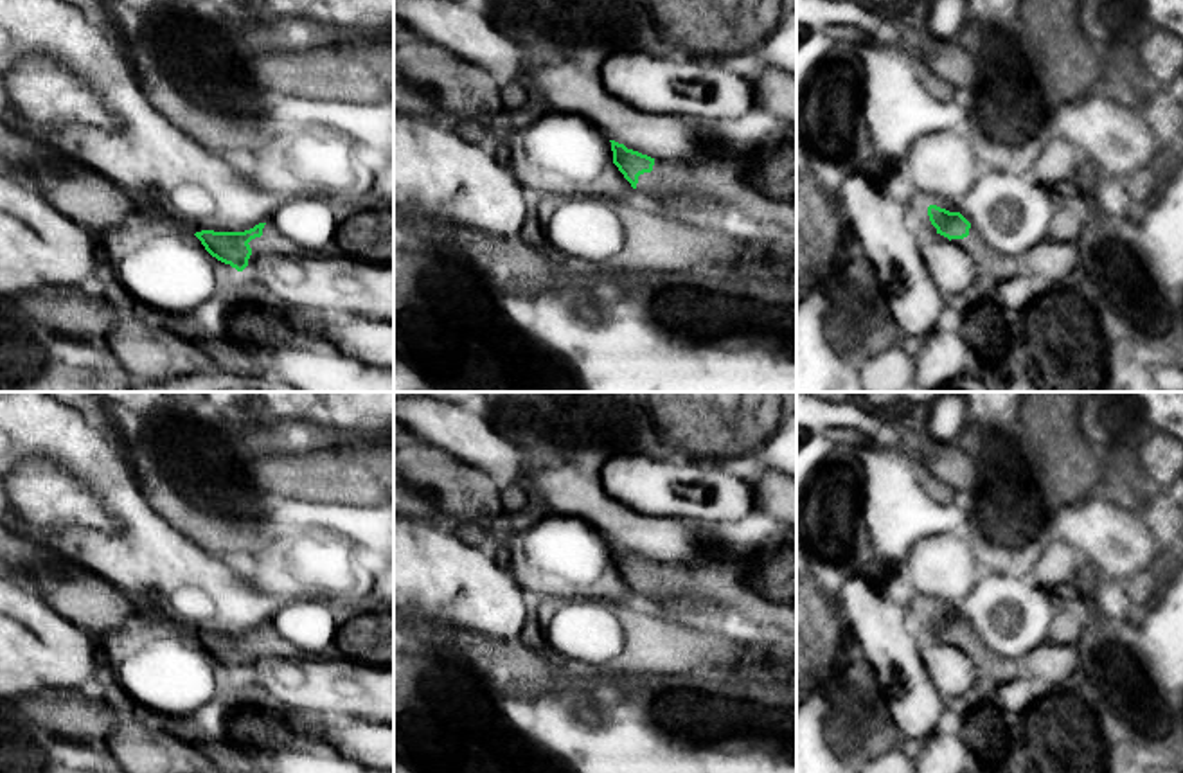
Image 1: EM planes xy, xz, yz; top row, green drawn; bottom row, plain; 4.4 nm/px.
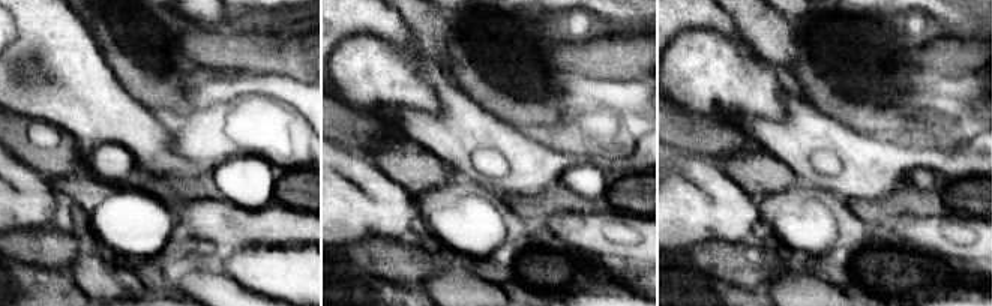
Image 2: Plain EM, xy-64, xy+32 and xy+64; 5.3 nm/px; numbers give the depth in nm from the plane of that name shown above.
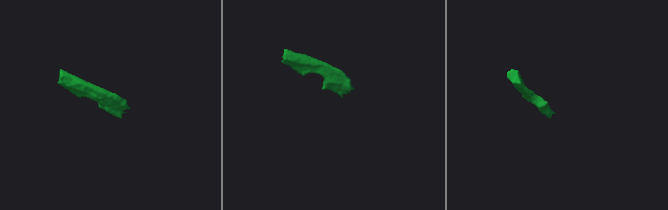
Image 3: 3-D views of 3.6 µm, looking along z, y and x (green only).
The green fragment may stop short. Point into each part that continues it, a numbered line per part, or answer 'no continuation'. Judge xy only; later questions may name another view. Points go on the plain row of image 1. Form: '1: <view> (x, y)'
1: xy (272, 644)

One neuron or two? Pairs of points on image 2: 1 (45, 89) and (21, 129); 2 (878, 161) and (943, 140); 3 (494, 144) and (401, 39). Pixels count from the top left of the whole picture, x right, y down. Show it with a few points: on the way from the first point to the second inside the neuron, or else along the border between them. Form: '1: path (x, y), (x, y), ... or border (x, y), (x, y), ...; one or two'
1: border (15, 113), (27, 116), (35, 125); two
2: border (964, 140), (952, 147), (938, 147); two
3: path (468, 119), (455, 105), (444, 86), (426, 65); one

